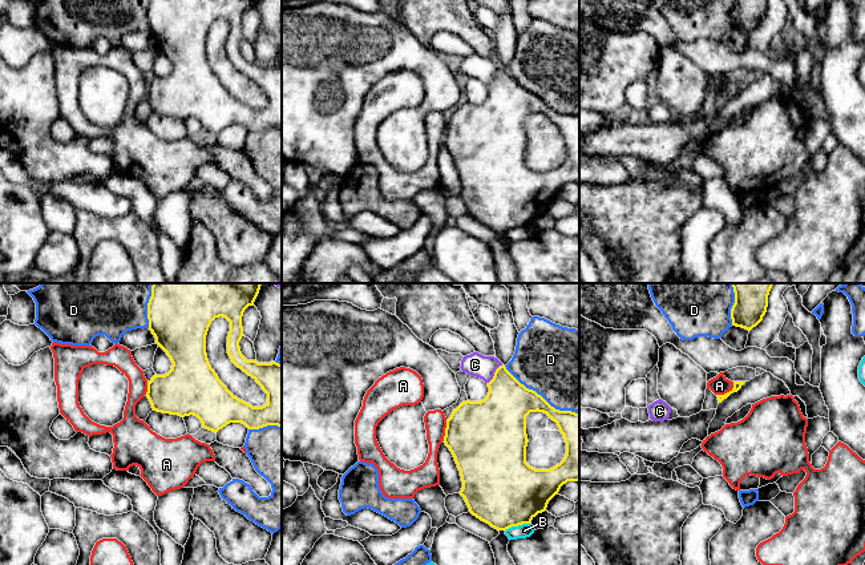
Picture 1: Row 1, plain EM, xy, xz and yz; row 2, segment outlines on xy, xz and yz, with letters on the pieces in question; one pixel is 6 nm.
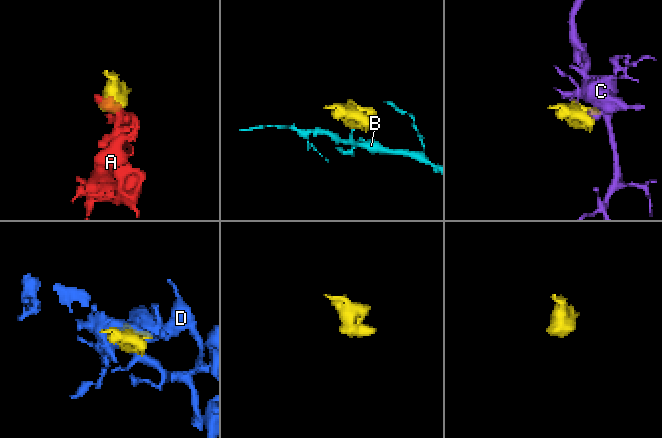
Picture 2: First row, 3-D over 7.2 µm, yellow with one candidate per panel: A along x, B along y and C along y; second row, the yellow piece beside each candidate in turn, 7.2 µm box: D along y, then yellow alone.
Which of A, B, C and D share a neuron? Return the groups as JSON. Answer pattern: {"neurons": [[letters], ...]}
{"neurons": [["A"], ["B"], ["C"], ["D"]]}

